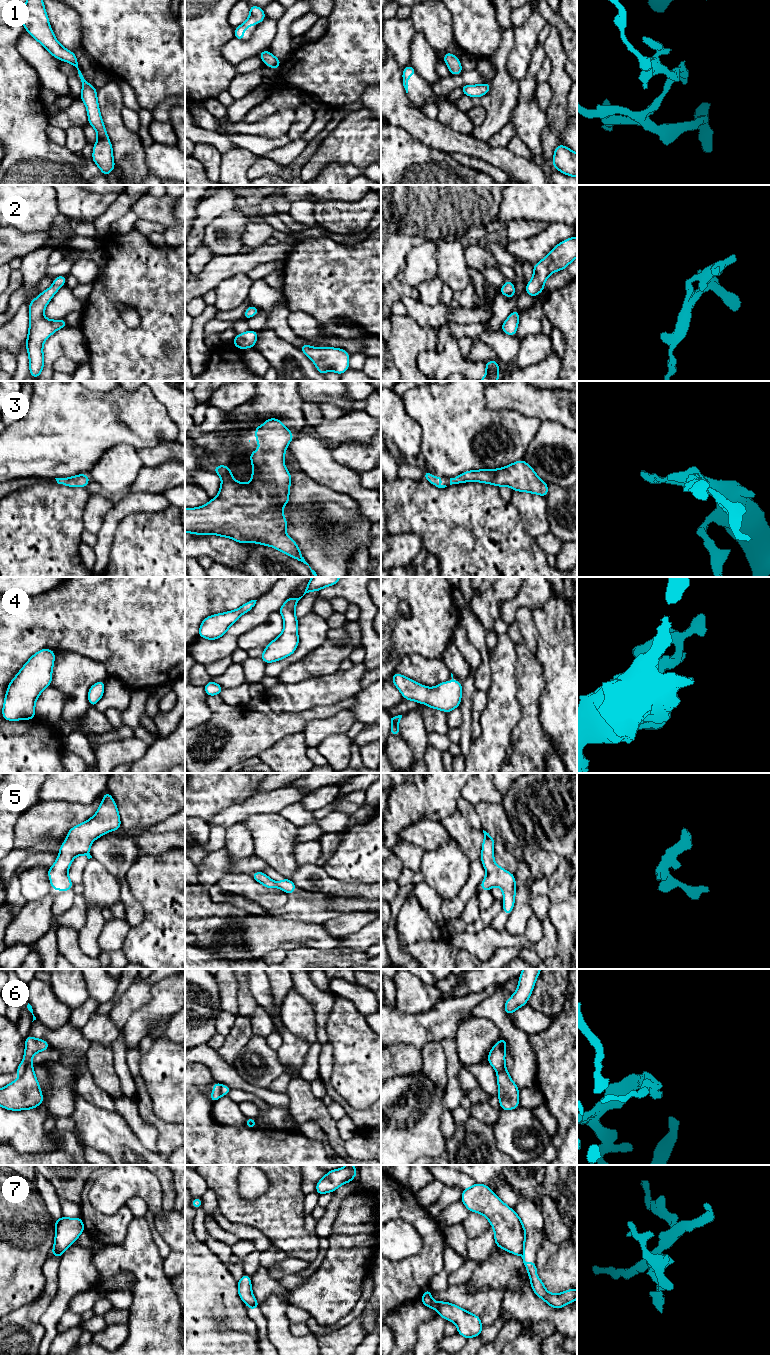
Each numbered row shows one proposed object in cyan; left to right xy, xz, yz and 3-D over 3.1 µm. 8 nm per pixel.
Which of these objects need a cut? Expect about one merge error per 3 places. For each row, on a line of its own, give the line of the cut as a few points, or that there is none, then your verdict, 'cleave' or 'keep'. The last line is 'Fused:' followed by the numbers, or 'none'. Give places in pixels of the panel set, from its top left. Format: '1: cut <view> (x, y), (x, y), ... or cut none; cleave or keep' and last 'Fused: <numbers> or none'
1: cut none; keep
2: cut none; keep
3: cut none; keep
4: cut none; keep
5: cut none; keep
6: cut xy (31, 1063), (20, 1077); cleave
7: cut yz (523, 1247), (519, 1254); cleave
Fused: 6, 7

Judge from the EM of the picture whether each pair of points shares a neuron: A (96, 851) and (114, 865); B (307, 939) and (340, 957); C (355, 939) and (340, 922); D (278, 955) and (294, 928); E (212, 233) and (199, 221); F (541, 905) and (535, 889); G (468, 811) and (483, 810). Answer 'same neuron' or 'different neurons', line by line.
A: same neuron
B: different neurons
C: different neurons
D: different neurons
E: different neurons
F: same neuron
G: different neurons

